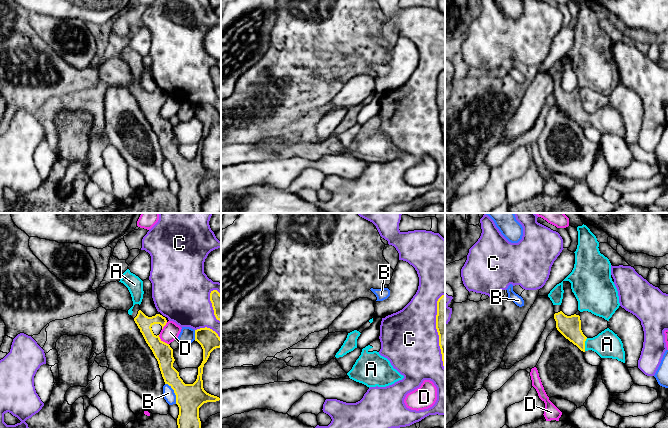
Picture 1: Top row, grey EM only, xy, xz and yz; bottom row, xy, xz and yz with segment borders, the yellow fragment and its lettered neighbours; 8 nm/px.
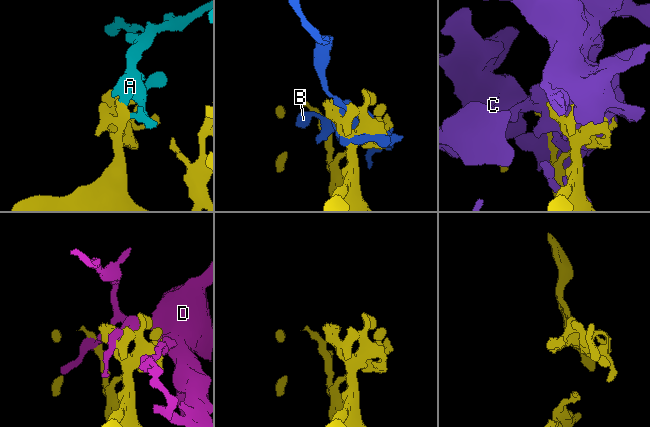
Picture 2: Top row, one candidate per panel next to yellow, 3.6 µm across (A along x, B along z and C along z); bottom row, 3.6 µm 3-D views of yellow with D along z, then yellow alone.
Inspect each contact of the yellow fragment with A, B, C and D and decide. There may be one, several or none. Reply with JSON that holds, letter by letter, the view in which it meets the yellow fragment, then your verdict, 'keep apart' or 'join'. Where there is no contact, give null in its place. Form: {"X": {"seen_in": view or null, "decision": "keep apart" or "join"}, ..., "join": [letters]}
{"A": {"seen_in": "yz", "decision": "join"}, "B": {"seen_in": "xy", "decision": "keep apart"}, "C": {"seen_in": "xz", "decision": "keep apart"}, "D": {"seen_in": "xy", "decision": "keep apart"}, "join": ["A"]}

